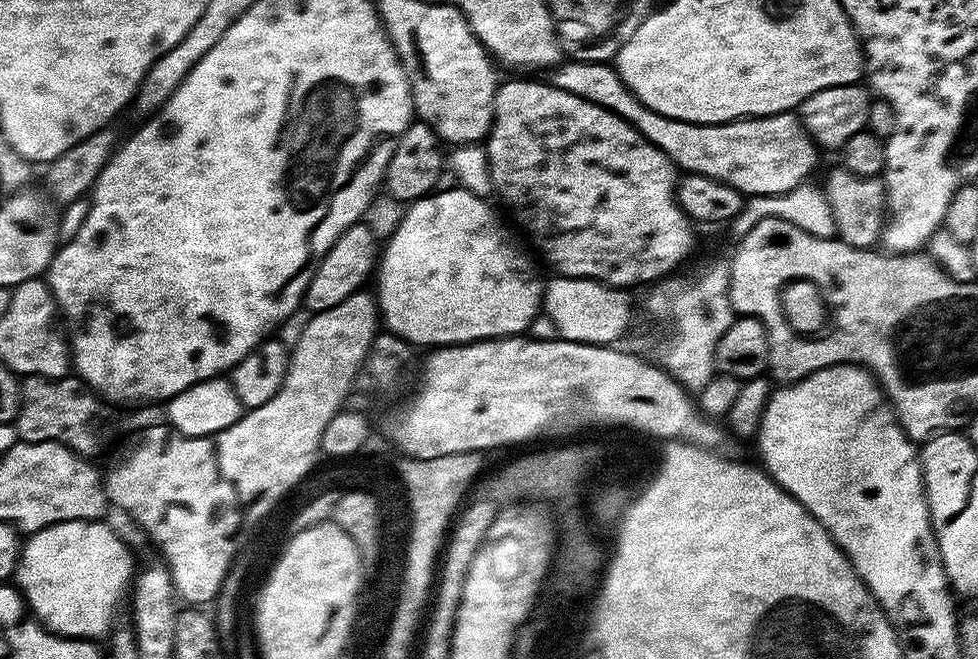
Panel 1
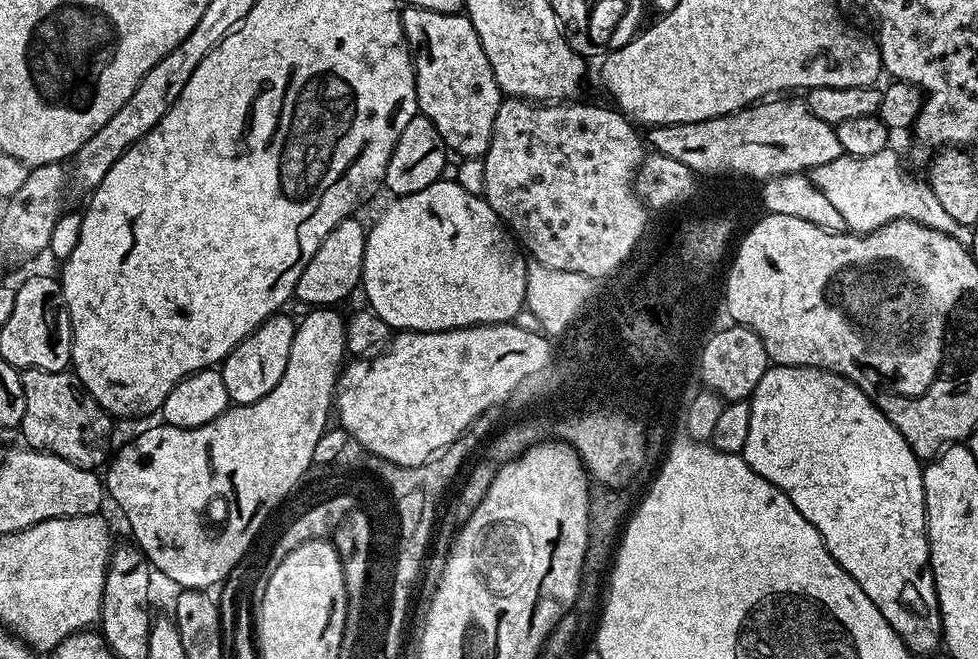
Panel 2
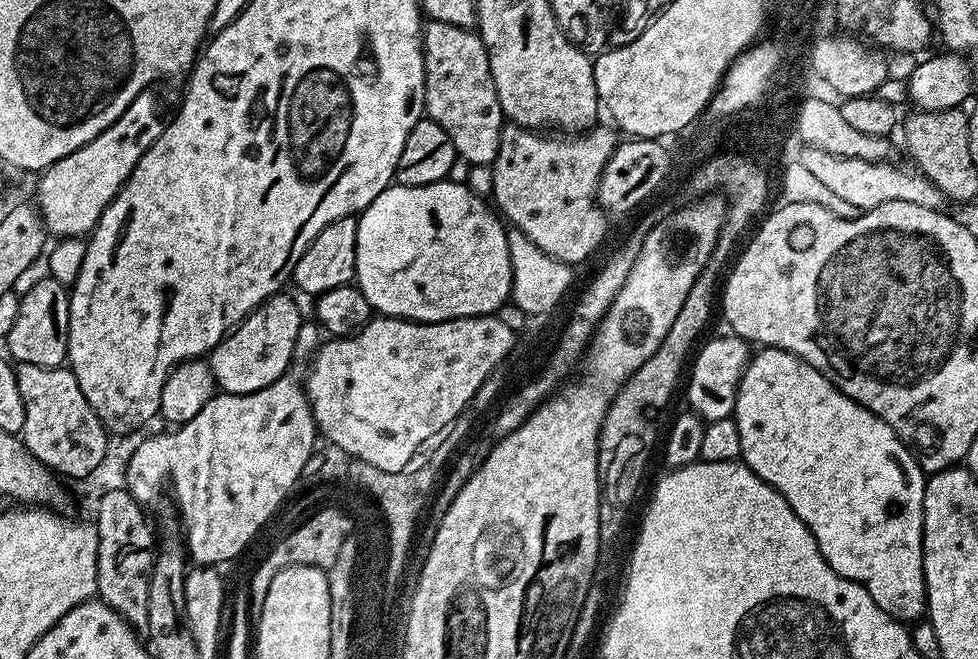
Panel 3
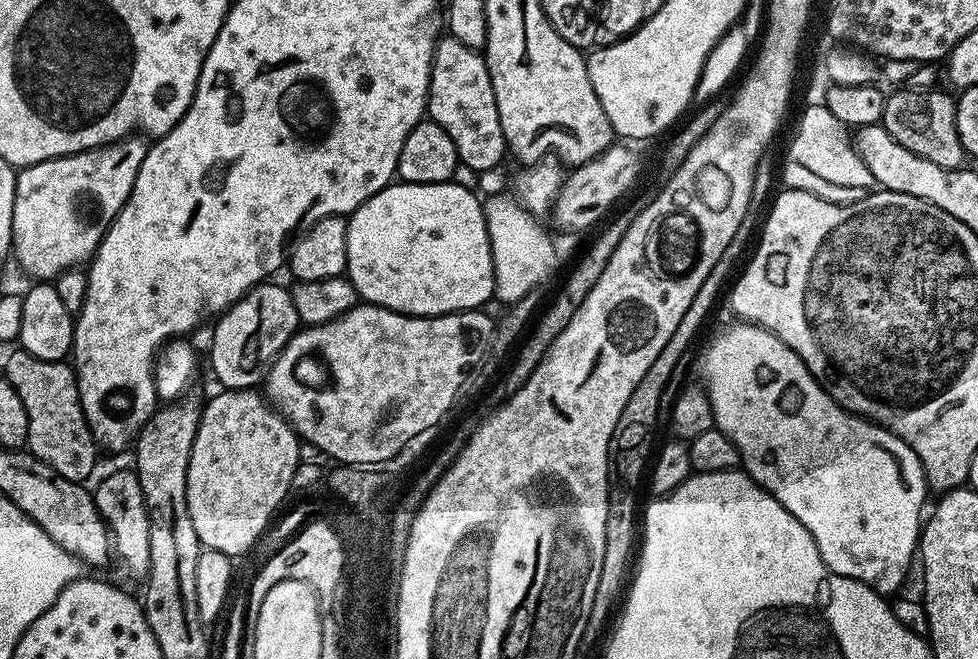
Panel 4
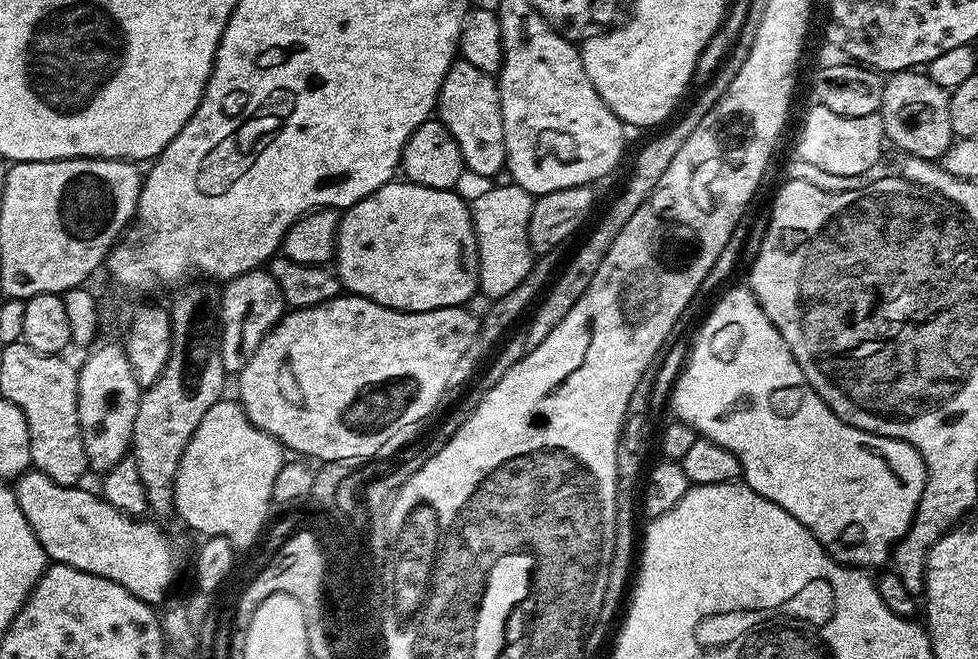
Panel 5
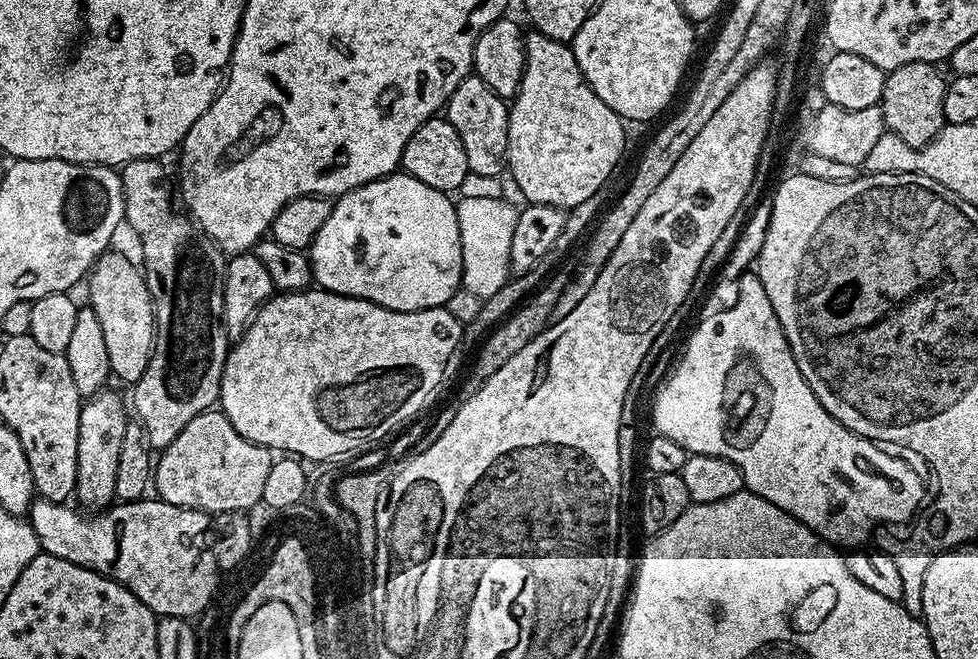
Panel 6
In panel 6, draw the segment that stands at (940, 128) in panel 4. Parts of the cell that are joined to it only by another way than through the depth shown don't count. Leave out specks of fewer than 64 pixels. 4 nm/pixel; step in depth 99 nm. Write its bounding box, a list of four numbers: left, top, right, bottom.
[879,62,946,148]

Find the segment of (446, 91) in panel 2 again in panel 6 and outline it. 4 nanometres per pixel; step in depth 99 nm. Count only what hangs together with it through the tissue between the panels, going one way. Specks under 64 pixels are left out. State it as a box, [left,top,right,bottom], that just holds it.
[446,74,510,176]

